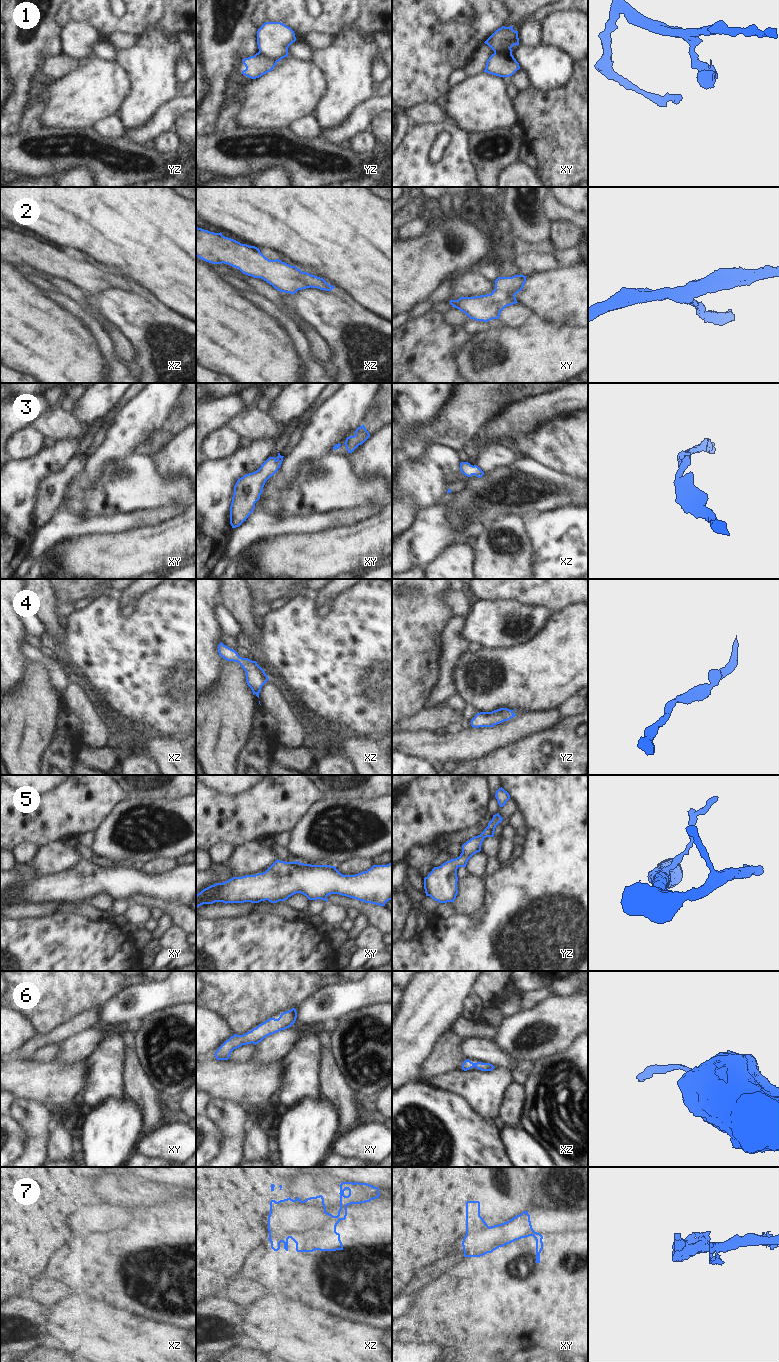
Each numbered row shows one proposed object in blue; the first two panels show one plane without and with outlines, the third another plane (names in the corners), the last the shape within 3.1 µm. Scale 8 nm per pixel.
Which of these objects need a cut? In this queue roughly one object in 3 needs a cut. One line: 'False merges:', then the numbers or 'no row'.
False merges: 1, 7

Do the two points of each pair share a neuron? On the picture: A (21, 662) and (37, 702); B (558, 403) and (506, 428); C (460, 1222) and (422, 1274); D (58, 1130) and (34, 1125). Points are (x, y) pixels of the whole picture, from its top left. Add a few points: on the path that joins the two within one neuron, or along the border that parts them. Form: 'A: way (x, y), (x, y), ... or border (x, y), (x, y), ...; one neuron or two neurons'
A: border (32, 661), (26, 667), (26, 676), (12, 692); two neurons
B: way (545, 407), (529, 412), (519, 418); one neuron
C: border (450, 1254), (445, 1254), (420, 1268), (410, 1279); two neurons
D: border (54, 1123), (51, 1129), (48, 1152); two neurons

